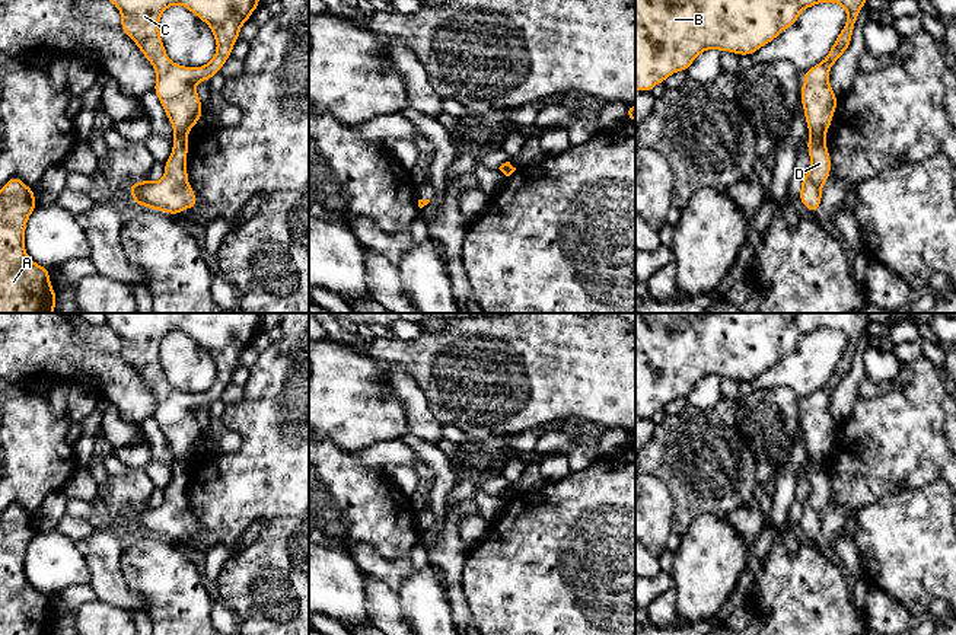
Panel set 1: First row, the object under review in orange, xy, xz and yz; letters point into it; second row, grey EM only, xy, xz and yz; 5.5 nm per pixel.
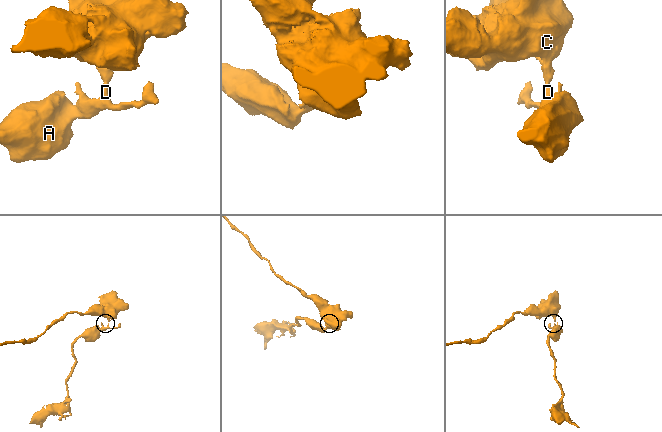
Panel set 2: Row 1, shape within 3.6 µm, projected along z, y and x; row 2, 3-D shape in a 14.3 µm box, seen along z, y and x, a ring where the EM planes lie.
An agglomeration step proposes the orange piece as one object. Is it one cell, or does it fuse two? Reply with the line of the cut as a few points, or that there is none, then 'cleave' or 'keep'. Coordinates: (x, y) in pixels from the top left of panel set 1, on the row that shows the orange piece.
cut in xy along (175, 134), (185, 137); cleave

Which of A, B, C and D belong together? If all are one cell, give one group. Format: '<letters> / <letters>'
A D / B C

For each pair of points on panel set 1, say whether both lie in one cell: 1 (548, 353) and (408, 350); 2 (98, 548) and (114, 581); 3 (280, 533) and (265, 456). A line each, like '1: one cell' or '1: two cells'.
1: one cell
2: one cell
3: two cells

